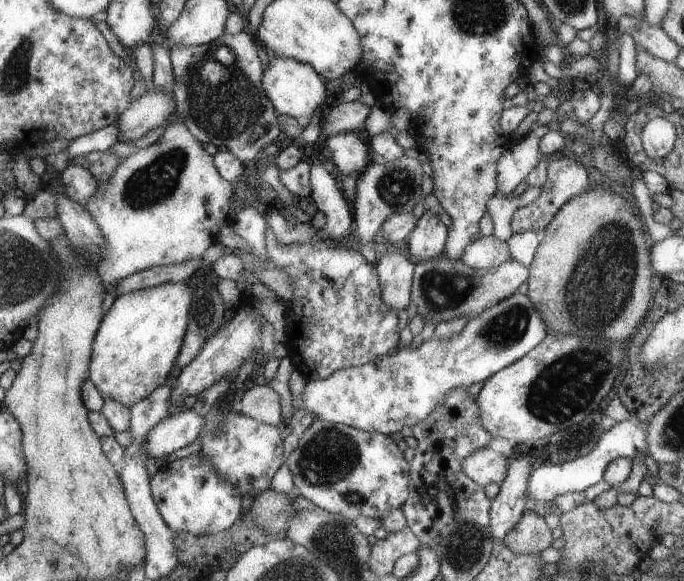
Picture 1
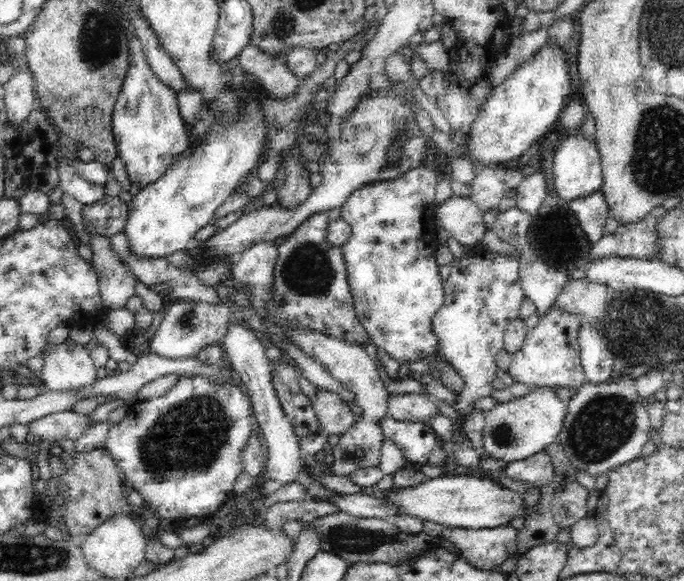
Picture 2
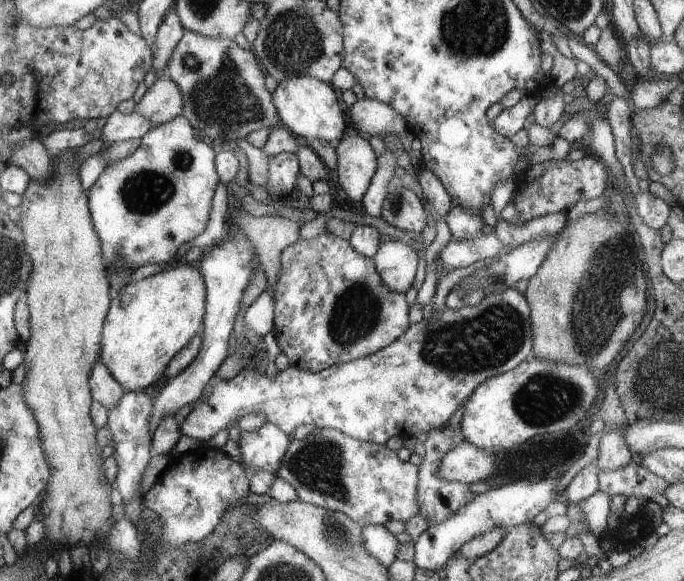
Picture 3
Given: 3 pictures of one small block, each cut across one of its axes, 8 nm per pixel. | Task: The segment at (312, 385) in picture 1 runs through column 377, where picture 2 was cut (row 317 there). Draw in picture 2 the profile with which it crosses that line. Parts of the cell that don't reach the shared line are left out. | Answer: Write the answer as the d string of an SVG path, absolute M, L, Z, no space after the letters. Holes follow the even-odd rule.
M420 165L394 180L382 180L360 188L341 207L340 219L350 224L352 230L352 237L341 248L357 316L373 344L402 364L428 360L437 346L432 318L444 304L445 284L435 256L440 246L434 226L437 182L438 174L430 167Z

